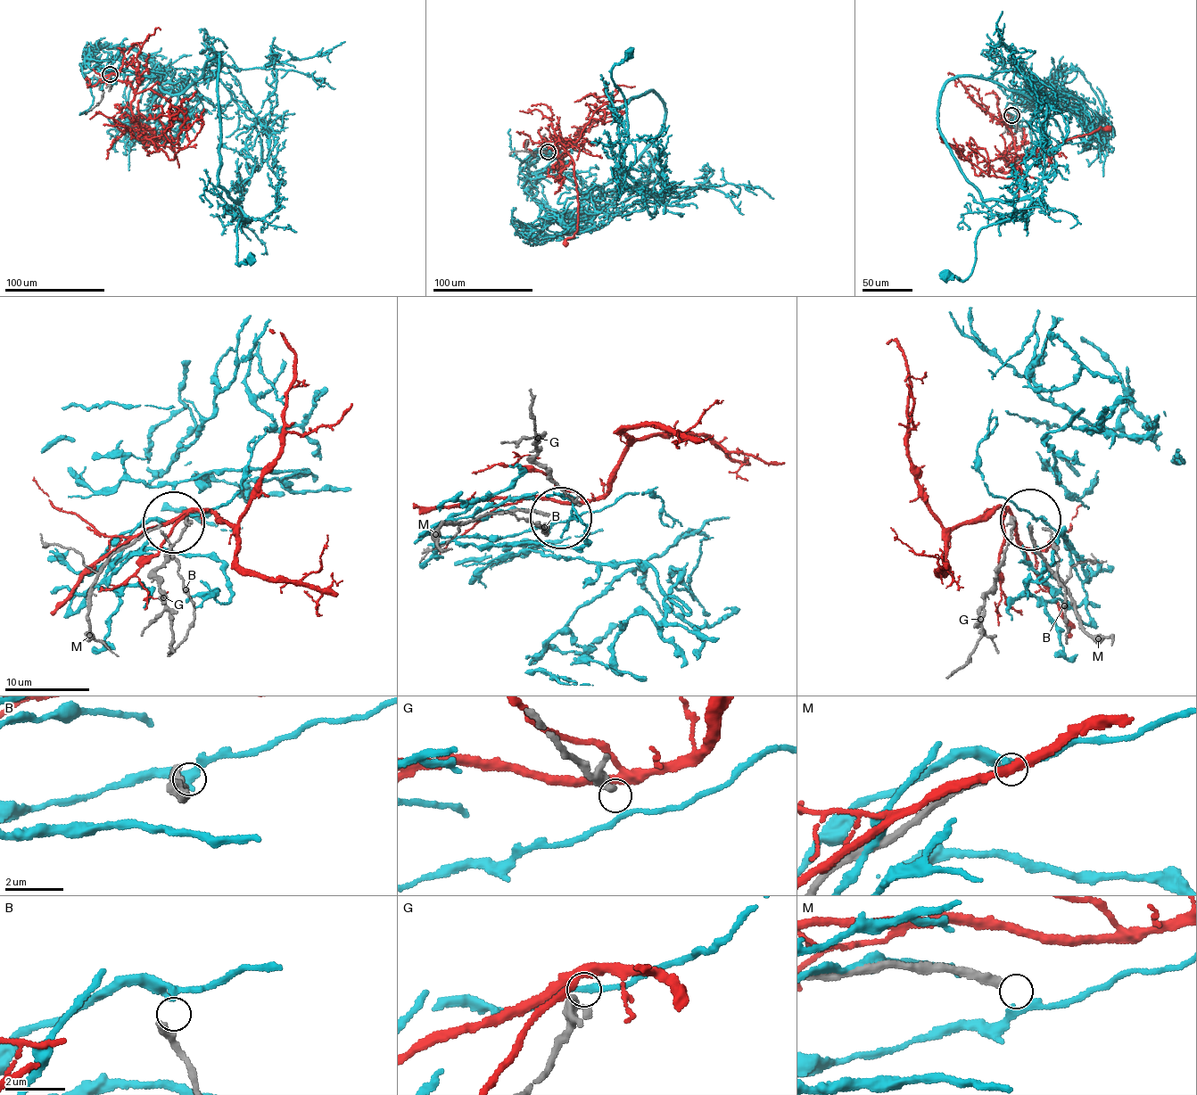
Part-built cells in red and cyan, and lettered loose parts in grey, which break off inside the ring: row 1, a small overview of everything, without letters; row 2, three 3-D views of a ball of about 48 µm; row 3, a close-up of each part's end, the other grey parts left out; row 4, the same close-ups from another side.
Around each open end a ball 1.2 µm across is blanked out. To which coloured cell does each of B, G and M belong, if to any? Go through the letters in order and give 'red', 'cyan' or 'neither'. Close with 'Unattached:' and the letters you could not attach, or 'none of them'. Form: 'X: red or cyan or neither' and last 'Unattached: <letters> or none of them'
B: cyan
G: neither
M: neither
Unattached: G, M

